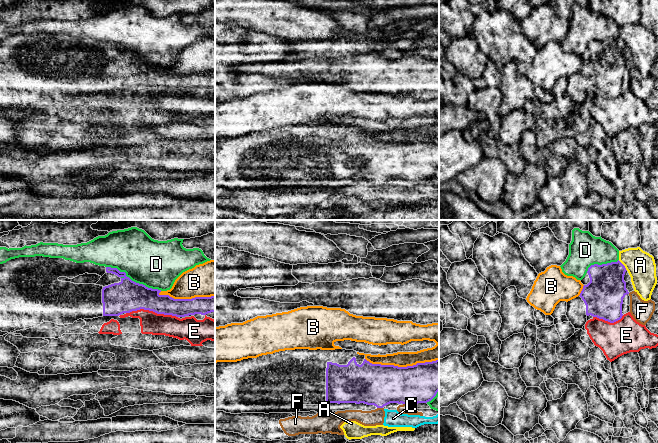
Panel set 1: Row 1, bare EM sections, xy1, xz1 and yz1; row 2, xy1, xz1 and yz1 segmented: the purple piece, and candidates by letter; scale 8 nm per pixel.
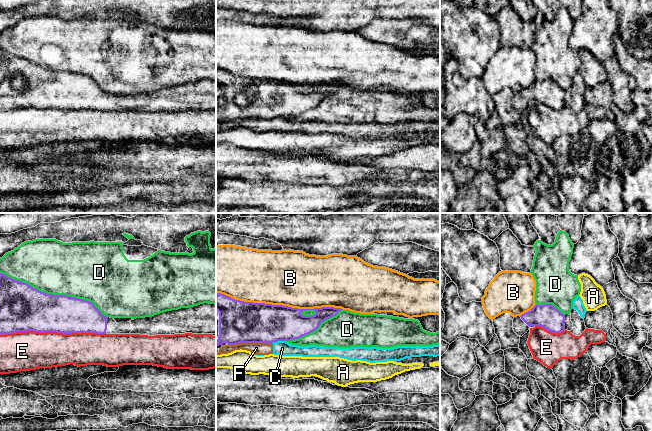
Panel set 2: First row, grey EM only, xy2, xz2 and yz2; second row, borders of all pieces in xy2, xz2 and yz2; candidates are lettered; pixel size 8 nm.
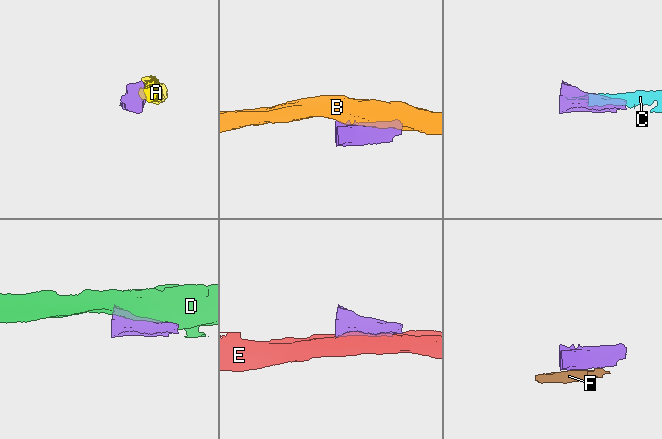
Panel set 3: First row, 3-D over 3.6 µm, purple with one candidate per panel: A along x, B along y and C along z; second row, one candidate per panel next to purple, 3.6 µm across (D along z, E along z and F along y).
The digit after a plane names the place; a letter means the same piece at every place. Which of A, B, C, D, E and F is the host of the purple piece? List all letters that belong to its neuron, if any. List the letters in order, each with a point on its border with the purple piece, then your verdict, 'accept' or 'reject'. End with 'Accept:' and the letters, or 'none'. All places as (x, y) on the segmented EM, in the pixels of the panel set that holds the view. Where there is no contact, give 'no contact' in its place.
A: yz1 (623, 265) | reject
B: xz2 (280, 305) | reject
C: xz2 (278, 340) | reject
D: xy2 (54, 295) | reject
E: xy2 (52, 331) | reject
F: xz2 (249, 342) | reject
Accept: none

